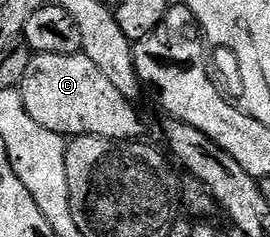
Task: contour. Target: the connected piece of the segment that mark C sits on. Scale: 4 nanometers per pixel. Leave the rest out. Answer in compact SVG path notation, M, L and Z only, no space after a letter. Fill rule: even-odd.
M34 54L27 65L27 73L23 73L19 90L27 113L34 121L39 121L43 129L51 129L51 133L56 135L142 138L141 119L133 108L136 106L130 99L123 97L115 85L111 85L111 80L86 55Z

